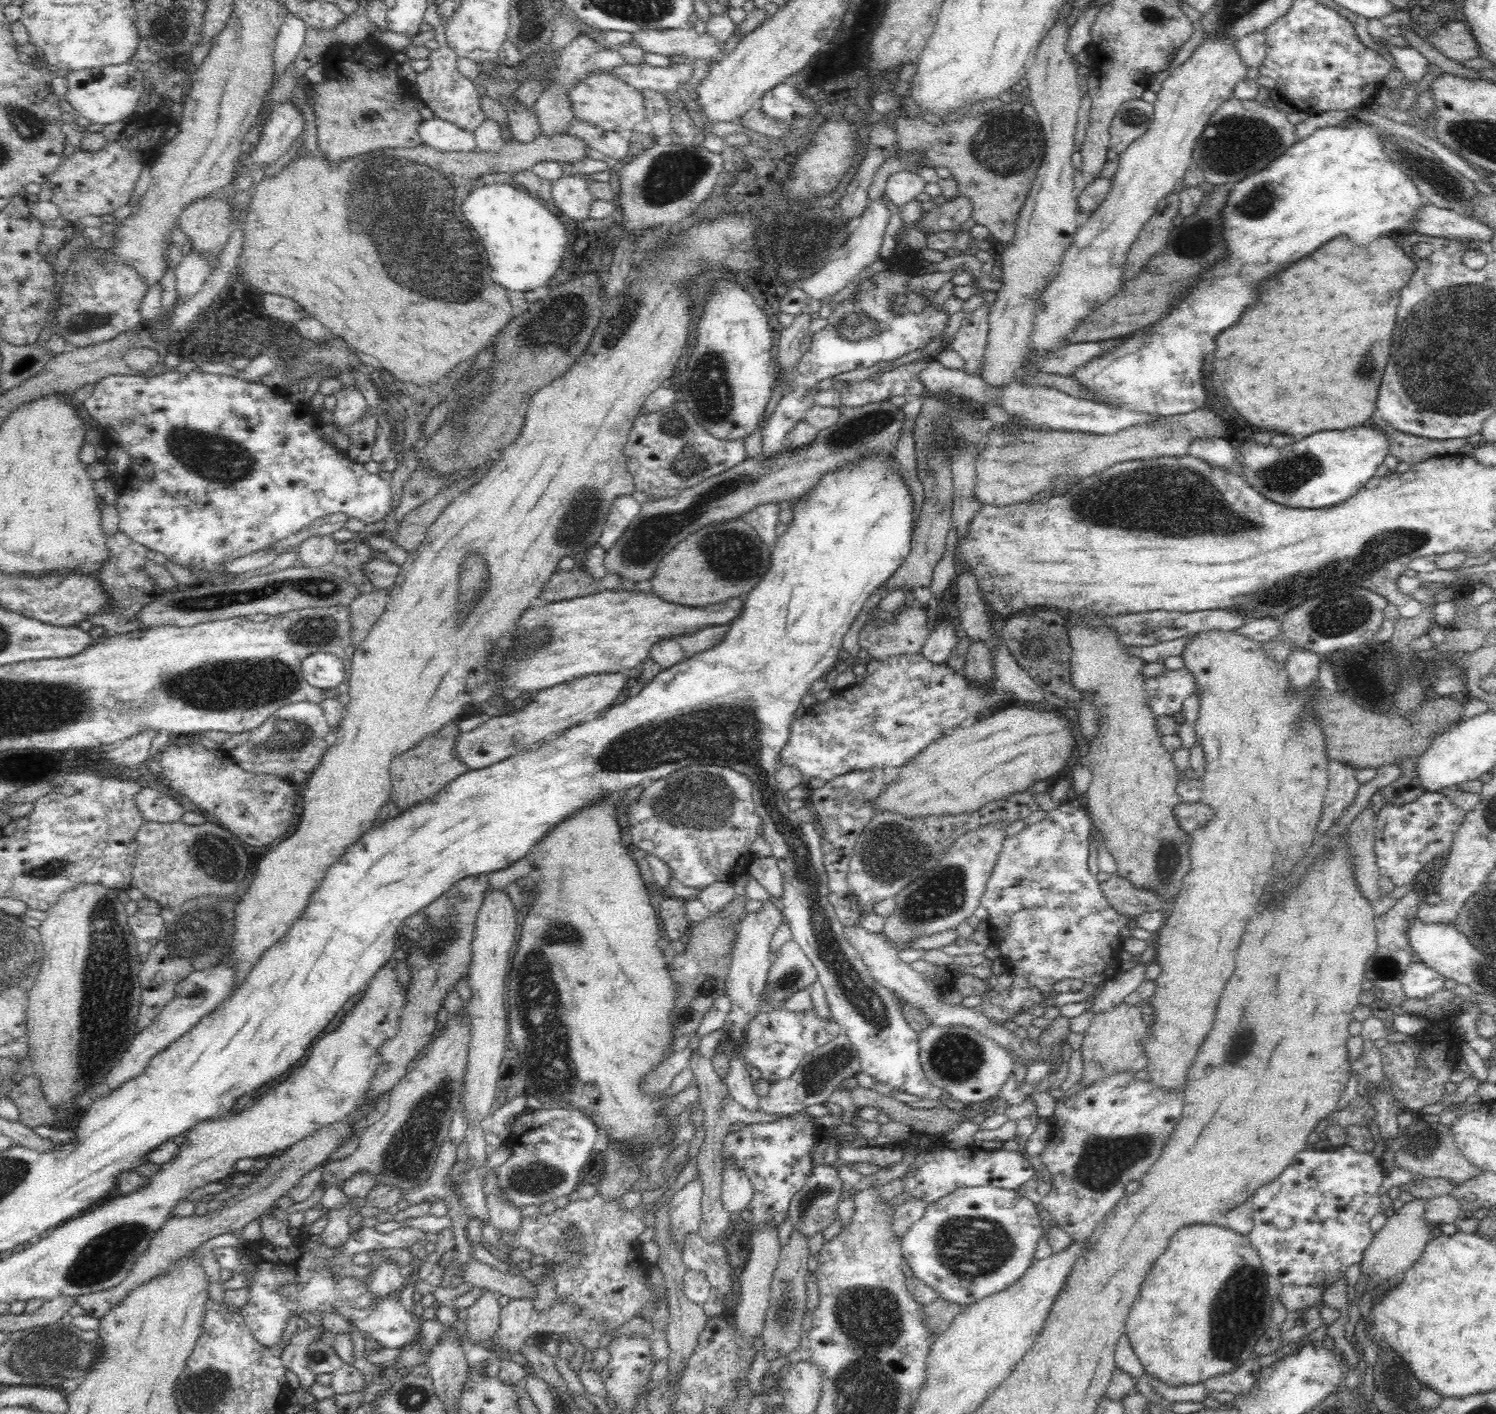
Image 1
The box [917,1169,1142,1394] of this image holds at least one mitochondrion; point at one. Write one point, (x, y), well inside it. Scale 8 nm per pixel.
(973, 1249)

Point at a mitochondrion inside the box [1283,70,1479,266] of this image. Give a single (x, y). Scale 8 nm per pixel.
(1452, 187)

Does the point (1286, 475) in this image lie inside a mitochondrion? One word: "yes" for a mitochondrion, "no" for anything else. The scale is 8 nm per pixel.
yes

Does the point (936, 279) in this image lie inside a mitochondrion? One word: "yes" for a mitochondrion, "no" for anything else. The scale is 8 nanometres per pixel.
no

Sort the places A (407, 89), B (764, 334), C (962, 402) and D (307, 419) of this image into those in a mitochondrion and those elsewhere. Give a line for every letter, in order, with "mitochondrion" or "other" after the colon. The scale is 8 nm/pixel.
A: other
B: other
C: other
D: other

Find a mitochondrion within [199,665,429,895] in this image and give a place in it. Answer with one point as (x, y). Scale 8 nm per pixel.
(290, 737)

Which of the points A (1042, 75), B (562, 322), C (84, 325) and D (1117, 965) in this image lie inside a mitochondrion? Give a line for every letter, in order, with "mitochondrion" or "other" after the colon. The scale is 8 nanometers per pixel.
A: other
B: mitochondrion
C: mitochondrion
D: other

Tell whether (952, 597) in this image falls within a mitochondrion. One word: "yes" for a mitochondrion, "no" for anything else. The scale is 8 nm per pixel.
no

